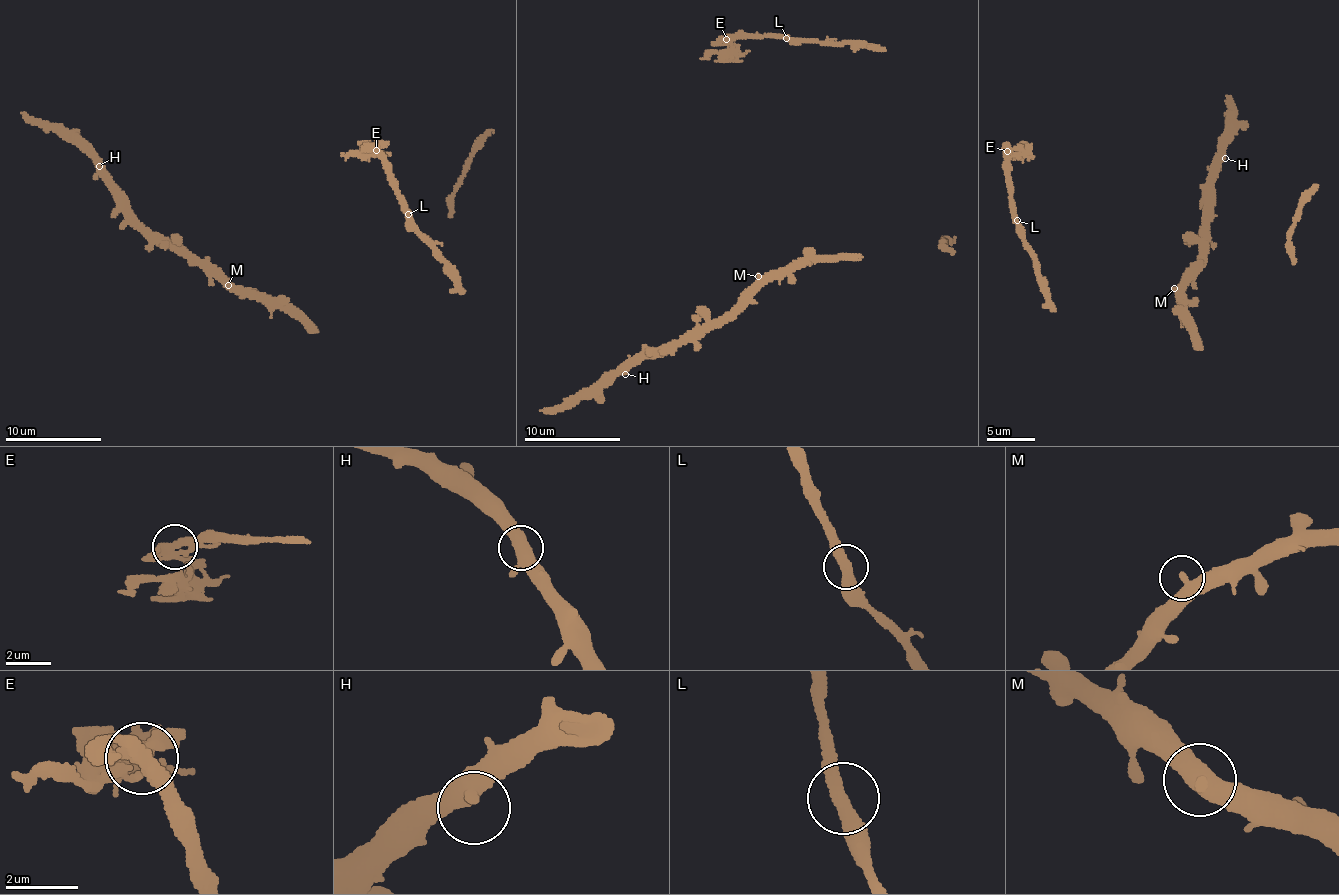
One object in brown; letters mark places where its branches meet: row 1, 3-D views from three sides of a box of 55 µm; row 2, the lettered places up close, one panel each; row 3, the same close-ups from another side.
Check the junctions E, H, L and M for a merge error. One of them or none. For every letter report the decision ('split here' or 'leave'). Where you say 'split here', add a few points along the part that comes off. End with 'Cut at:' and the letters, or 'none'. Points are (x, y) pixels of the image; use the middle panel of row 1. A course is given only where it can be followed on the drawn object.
E: split here; course (727, 39), (728, 47), (722, 53), (700, 58)
H: leave
L: leave
M: leave
Cut at: E

